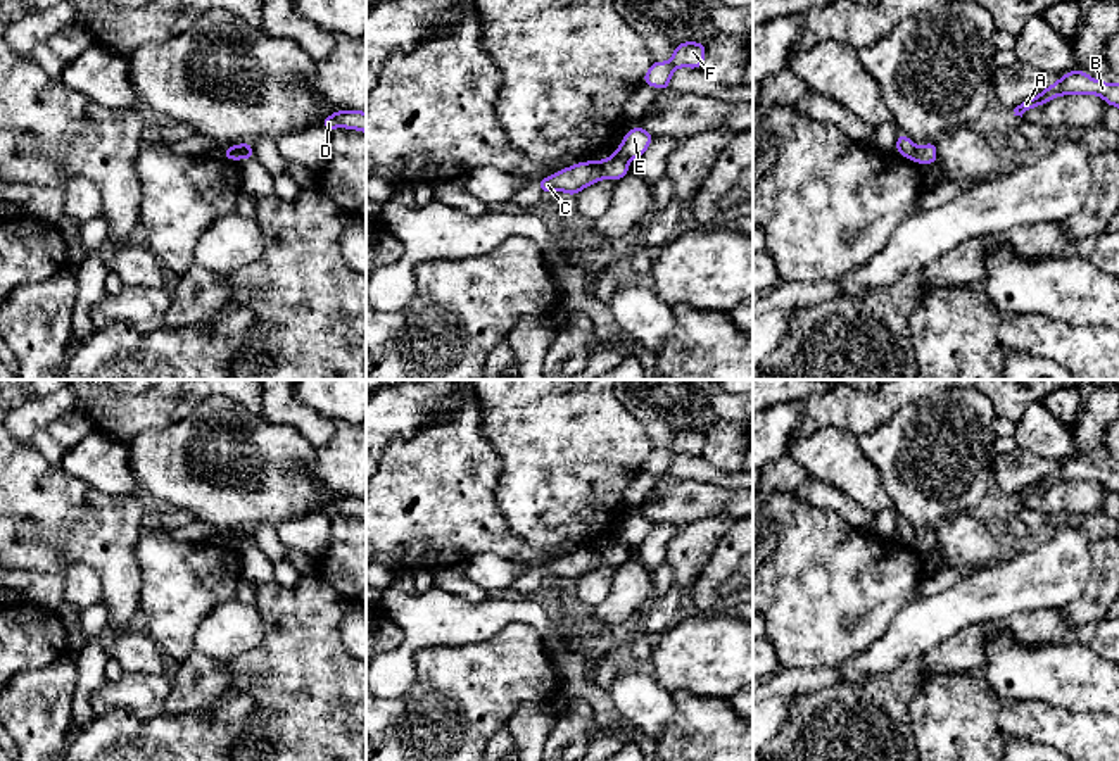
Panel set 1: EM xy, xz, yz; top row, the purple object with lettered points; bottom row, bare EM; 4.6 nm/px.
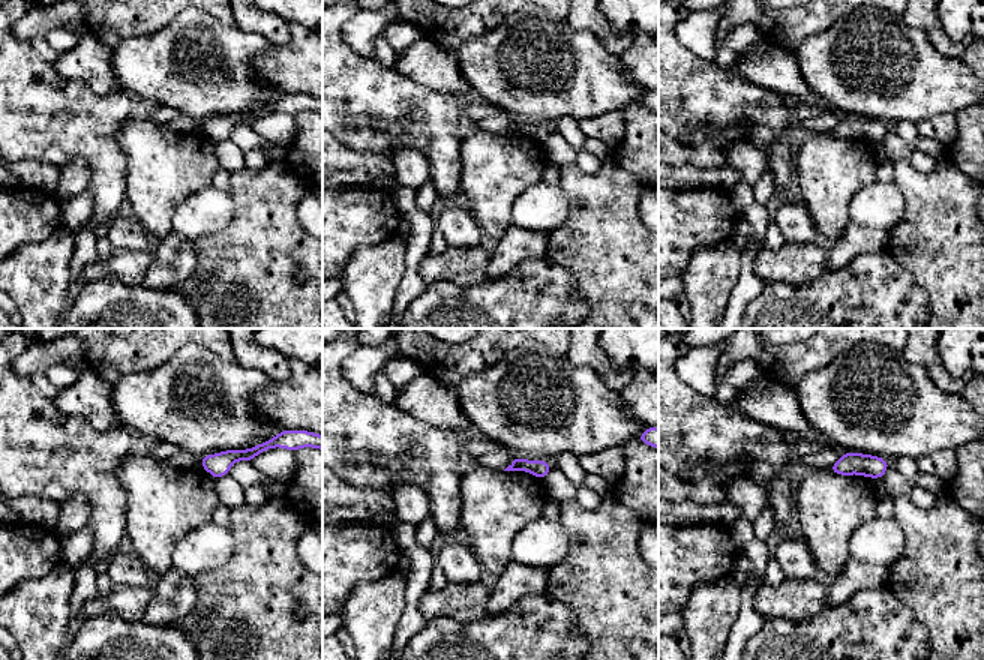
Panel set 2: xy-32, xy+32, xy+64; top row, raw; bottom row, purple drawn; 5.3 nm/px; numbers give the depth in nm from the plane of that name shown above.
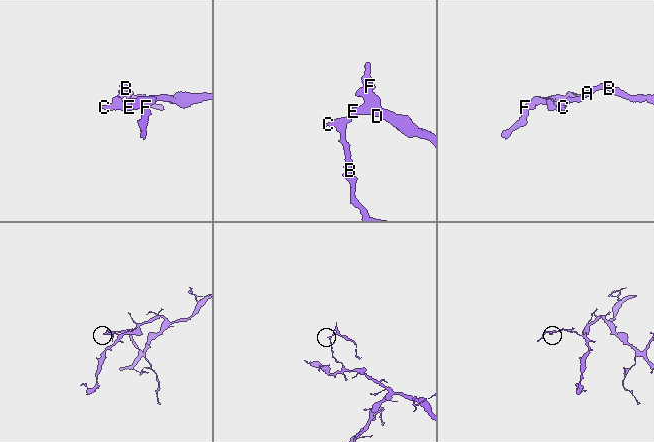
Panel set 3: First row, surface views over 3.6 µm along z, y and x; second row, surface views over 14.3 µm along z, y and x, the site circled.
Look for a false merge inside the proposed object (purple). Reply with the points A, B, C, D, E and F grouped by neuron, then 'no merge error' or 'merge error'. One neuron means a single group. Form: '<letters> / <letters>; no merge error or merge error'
A B C / D E F; merge error

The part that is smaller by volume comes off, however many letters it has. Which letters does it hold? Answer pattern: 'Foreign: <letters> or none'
Foreign: D, E, F

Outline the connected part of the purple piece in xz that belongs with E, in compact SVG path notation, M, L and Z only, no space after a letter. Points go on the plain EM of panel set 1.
M641 511L625 519L623 528L618 531L618 542L627 545L639 545L653 528L653 521L646 518Z

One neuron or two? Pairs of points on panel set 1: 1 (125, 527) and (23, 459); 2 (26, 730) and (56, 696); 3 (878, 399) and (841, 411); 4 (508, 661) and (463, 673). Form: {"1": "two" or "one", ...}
{"1": "one", "2": "one", "3": "one", "4": "one"}

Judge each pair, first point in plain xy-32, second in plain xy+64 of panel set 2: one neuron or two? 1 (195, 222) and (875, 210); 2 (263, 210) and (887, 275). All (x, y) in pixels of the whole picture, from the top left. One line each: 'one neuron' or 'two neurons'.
1: one neuron
2: two neurons

